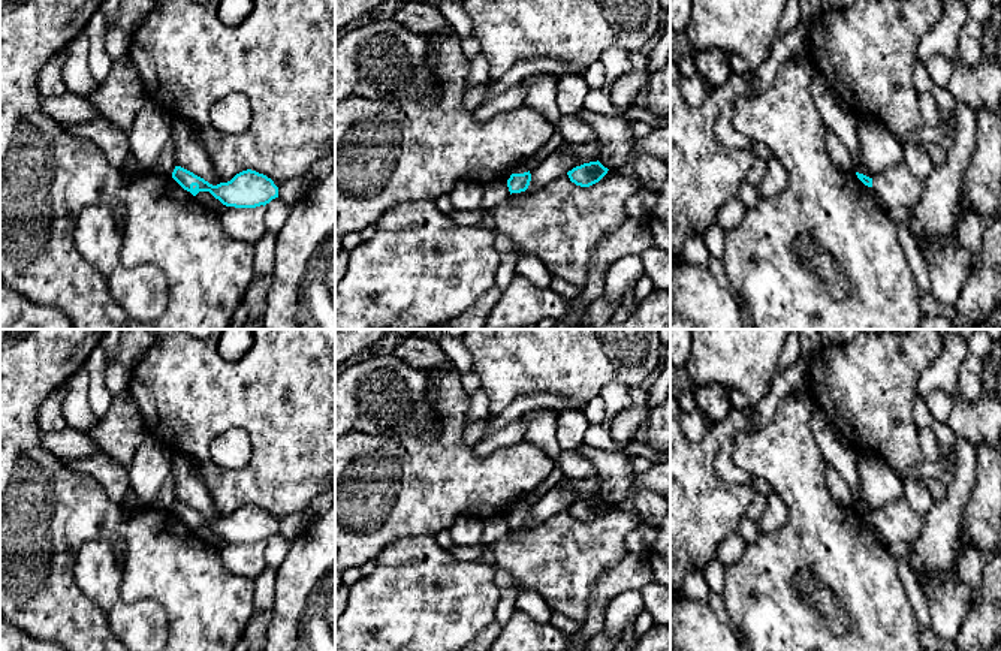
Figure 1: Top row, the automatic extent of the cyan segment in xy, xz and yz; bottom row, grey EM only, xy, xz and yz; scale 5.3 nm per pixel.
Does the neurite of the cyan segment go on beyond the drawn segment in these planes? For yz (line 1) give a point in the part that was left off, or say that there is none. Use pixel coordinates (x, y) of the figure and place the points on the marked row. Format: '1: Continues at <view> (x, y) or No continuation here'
1: No continuation here

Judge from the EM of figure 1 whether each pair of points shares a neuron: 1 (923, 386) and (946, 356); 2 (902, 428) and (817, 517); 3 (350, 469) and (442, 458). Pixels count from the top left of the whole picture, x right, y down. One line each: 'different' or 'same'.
1: same
2: different
3: same

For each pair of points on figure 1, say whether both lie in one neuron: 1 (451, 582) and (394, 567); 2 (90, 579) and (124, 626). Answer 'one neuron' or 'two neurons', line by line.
1: one neuron
2: one neuron

